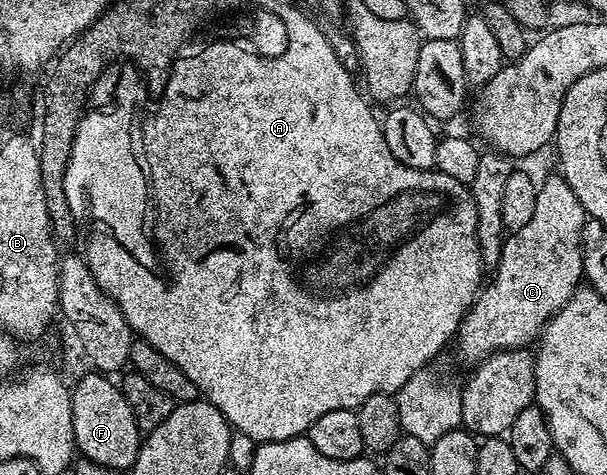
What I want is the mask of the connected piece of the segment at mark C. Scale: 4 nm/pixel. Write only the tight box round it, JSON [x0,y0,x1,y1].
[455,174,587,366]

